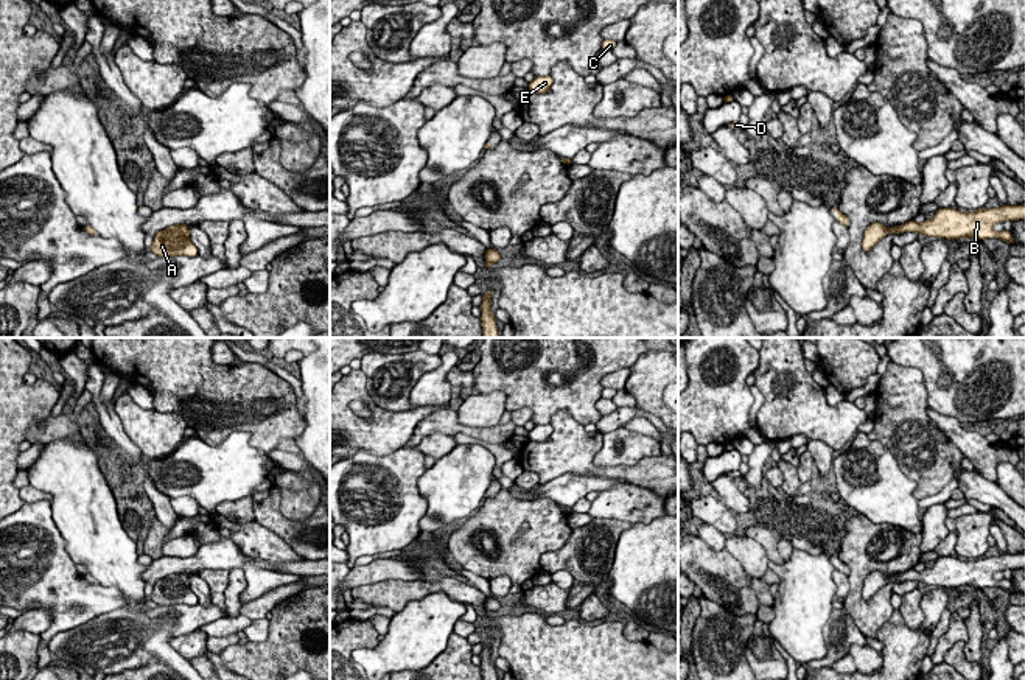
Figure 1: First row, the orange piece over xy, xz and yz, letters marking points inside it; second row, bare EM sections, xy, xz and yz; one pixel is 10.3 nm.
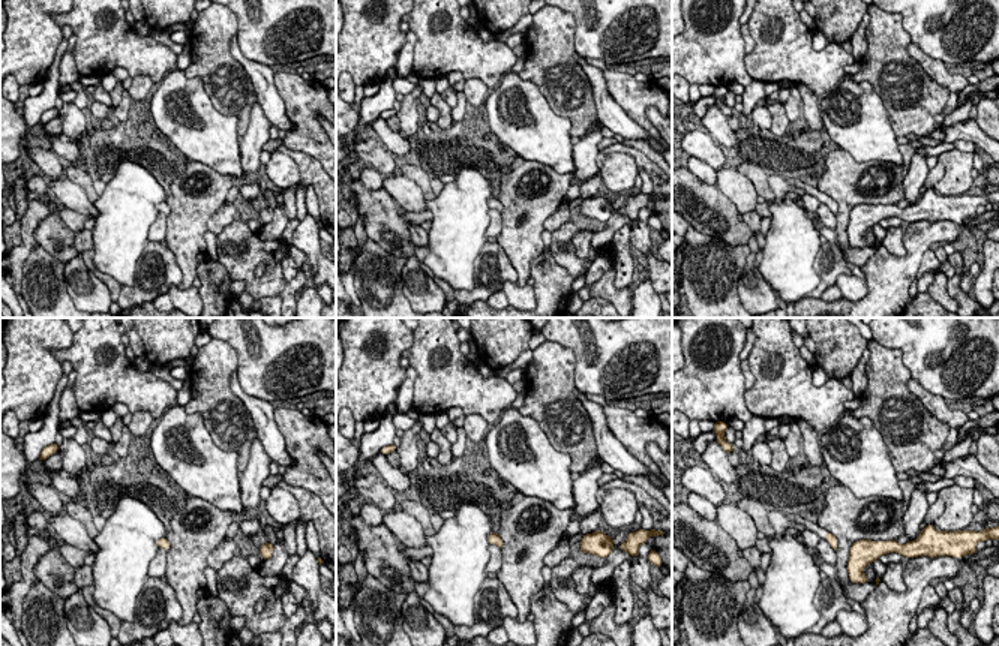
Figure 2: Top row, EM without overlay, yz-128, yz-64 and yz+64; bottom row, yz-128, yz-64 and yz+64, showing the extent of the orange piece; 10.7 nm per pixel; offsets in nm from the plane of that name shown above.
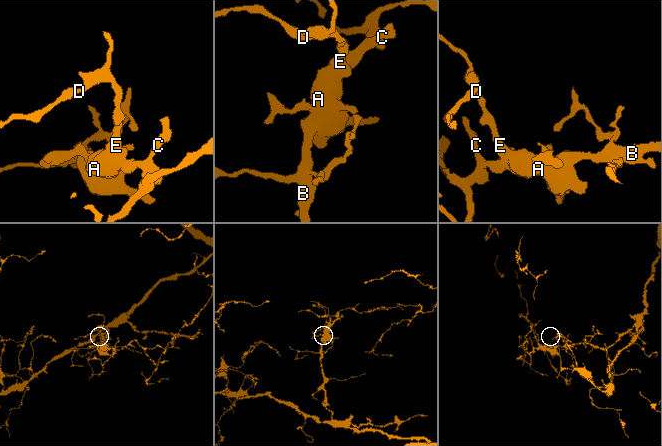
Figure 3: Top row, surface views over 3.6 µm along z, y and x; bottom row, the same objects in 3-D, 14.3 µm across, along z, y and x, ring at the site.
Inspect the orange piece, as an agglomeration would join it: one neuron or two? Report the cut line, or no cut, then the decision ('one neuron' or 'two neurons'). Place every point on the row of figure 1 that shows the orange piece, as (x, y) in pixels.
cut none; one neuron

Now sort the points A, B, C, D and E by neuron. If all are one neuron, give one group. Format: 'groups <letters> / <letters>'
groups A B C D E

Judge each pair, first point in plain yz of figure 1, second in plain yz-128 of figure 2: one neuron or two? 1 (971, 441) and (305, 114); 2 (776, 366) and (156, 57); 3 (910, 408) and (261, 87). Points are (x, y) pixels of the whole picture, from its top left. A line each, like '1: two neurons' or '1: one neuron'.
1: one neuron
2: one neuron
3: two neurons

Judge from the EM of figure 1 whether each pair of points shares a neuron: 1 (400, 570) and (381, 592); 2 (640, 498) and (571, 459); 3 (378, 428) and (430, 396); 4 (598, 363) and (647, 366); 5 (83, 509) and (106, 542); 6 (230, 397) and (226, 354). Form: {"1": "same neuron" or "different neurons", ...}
{"1": "different neurons", "2": "different neurons", "3": "different neurons", "4": "different neurons", "5": "same neuron", "6": "different neurons"}

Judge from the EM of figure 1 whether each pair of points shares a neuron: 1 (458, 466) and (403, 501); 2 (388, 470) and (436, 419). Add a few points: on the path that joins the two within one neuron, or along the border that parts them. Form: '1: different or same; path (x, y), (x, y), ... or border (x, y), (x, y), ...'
1: different; border (426, 470), (417, 481), (426, 501), (419, 528)
2: different; border (405, 445), (416, 447)

